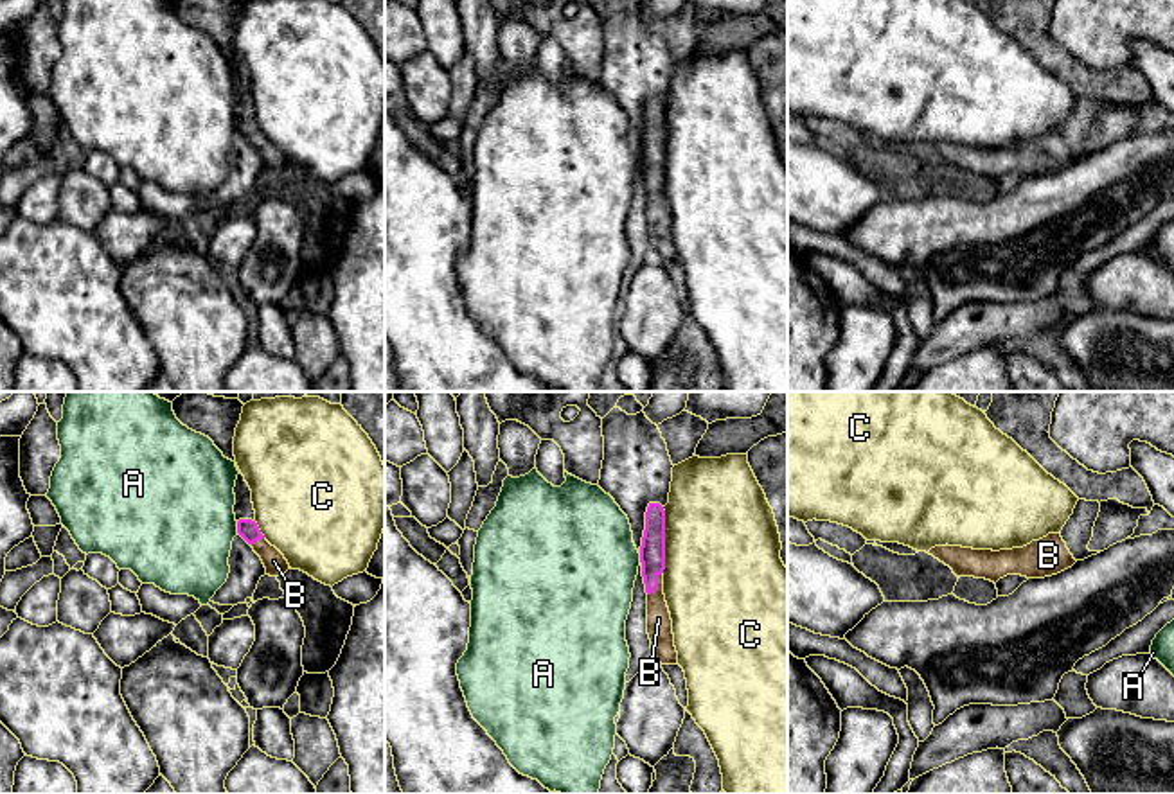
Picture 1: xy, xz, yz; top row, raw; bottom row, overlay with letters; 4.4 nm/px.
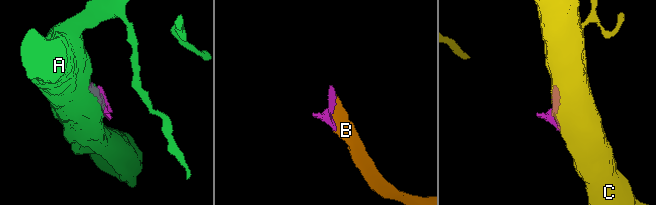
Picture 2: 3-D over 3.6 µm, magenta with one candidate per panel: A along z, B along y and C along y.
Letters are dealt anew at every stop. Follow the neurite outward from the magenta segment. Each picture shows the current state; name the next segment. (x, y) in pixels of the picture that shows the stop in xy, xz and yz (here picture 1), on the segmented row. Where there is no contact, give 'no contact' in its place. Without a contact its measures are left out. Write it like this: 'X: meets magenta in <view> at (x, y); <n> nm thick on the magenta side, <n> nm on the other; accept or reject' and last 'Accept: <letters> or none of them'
A: meets magenta in xy at (238, 527); 90 nm thick on the magenta side, 480 nm on the other; reject
B: meets magenta in xz at (657, 584); 110 nm thick on the magenta side, 110 nm on the other; accept
C: meets magenta in xz at (664, 539); 110 nm thick on the magenta side, 500 nm on the other; reject
Accept: B

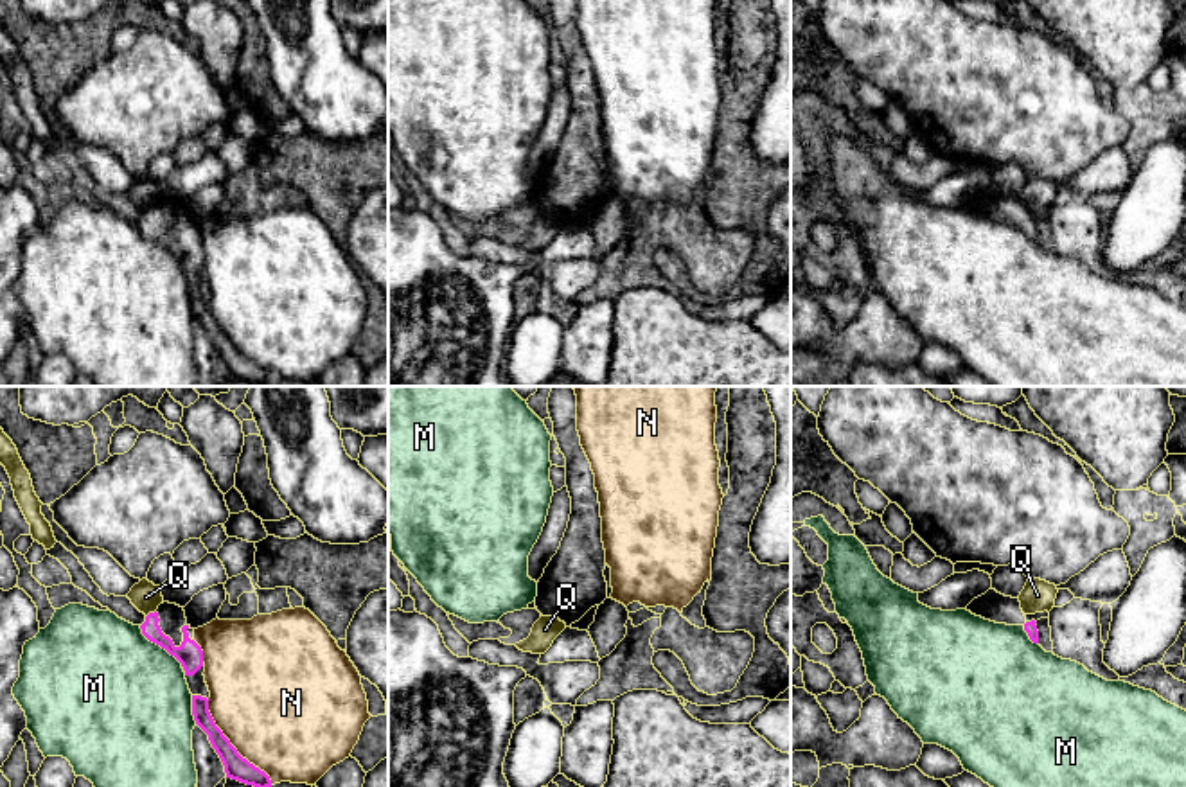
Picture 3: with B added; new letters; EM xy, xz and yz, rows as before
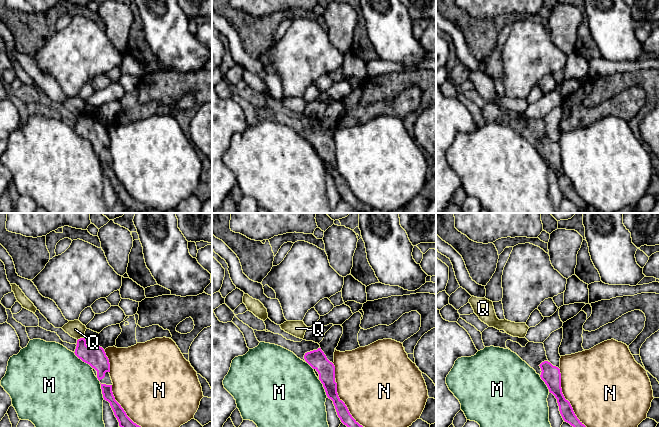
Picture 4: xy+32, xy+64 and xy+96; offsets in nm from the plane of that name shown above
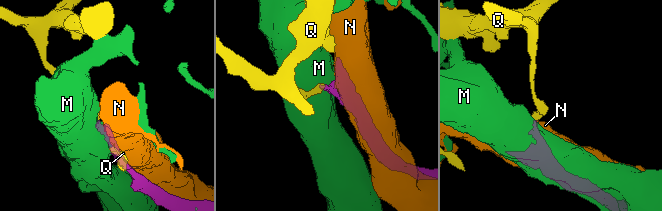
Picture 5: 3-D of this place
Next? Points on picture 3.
M: meets magenta in xy at (159, 644); 110 nm thick on the magenta side, 480 nm on the other; reject
N: meets magenta in xy at (230, 744); 110 nm thick on the magenta side, 500 nm on the other; reject
Q: meets magenta in xy at (150, 613); 110 nm thick on the magenta side, 140 nm on the other; reject
Accept: none of them

